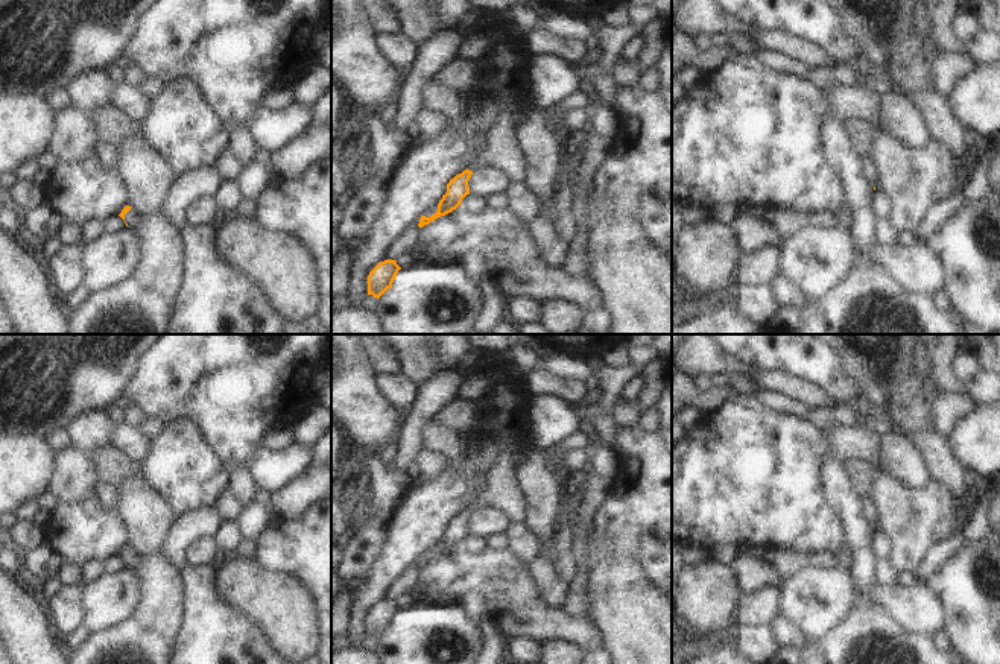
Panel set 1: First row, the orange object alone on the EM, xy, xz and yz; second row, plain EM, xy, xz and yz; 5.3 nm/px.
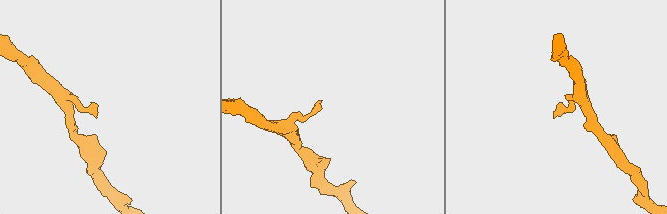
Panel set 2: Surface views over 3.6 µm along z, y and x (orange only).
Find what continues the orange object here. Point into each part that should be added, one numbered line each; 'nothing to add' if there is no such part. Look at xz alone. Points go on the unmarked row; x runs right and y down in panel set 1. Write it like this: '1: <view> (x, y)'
nothing to add

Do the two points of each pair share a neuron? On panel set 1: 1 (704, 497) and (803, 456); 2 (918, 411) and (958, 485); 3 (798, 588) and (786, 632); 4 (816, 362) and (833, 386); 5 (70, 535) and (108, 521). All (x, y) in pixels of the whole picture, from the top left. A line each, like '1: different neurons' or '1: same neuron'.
1: same neuron
2: same neuron
3: different neurons
4: same neuron
5: same neuron

